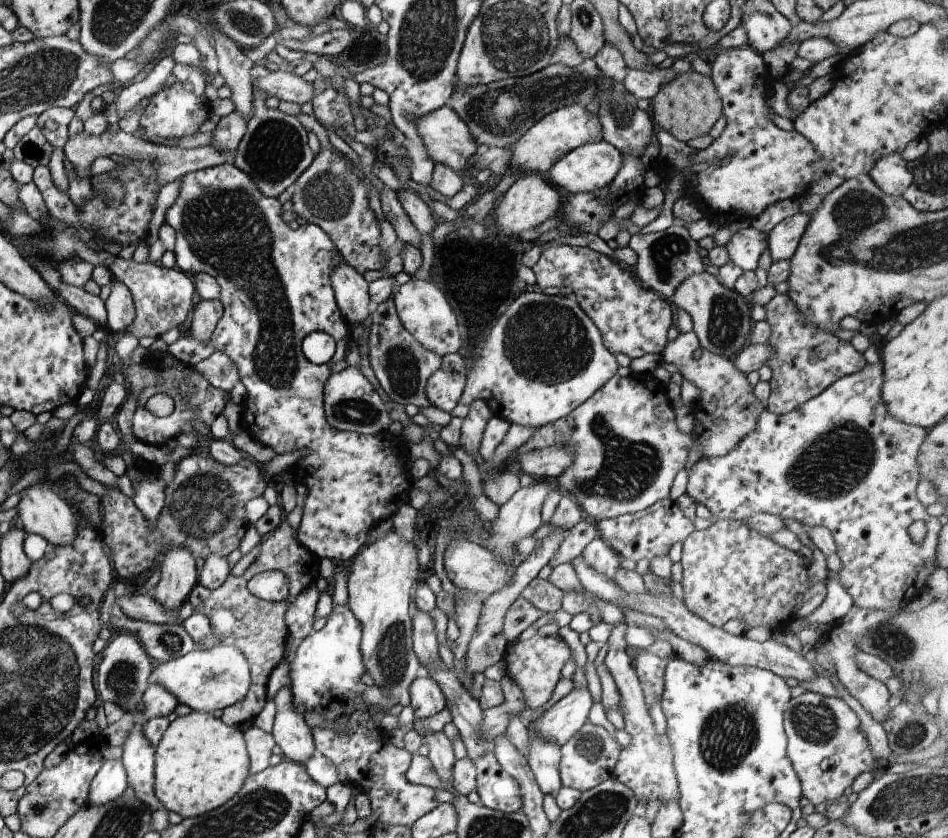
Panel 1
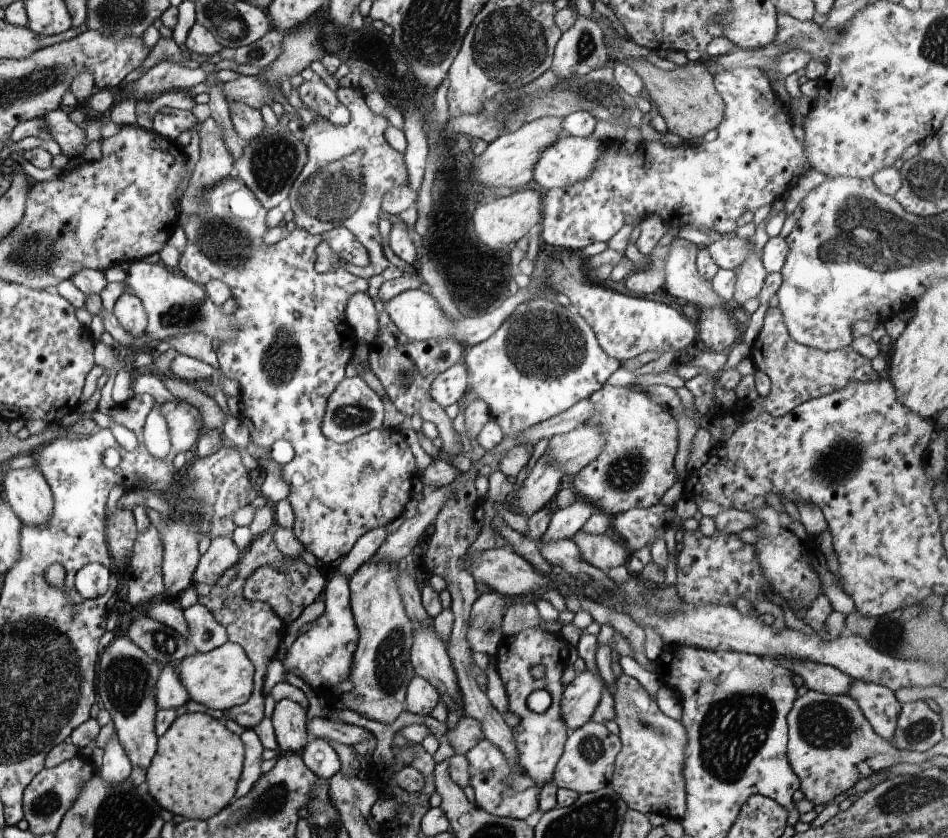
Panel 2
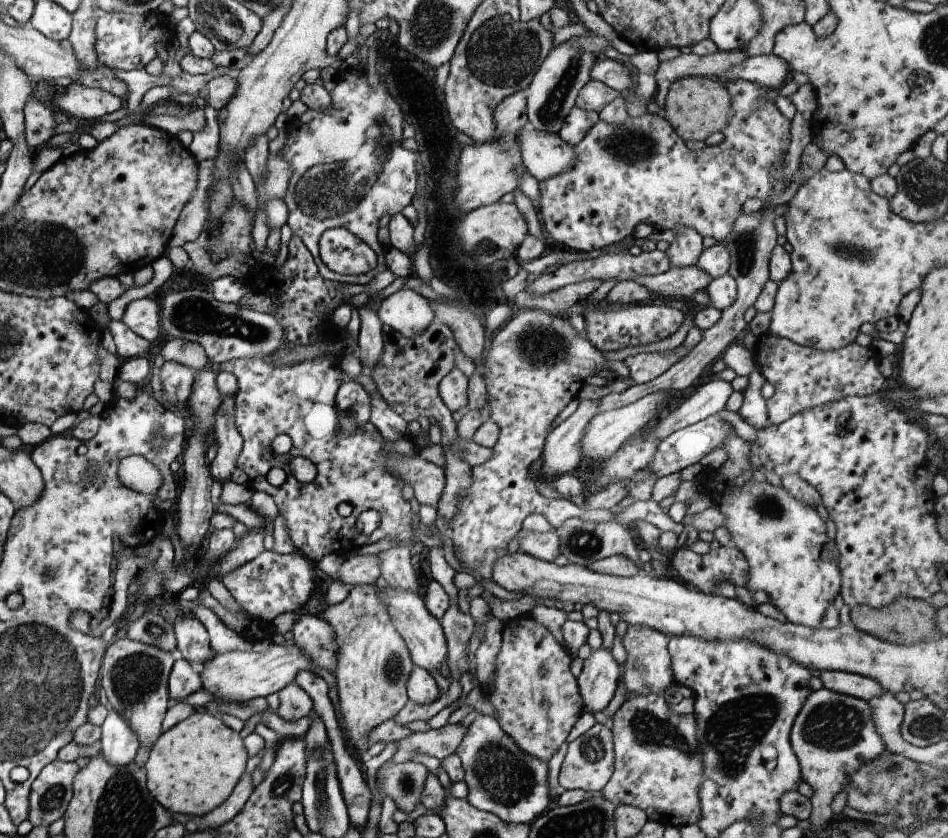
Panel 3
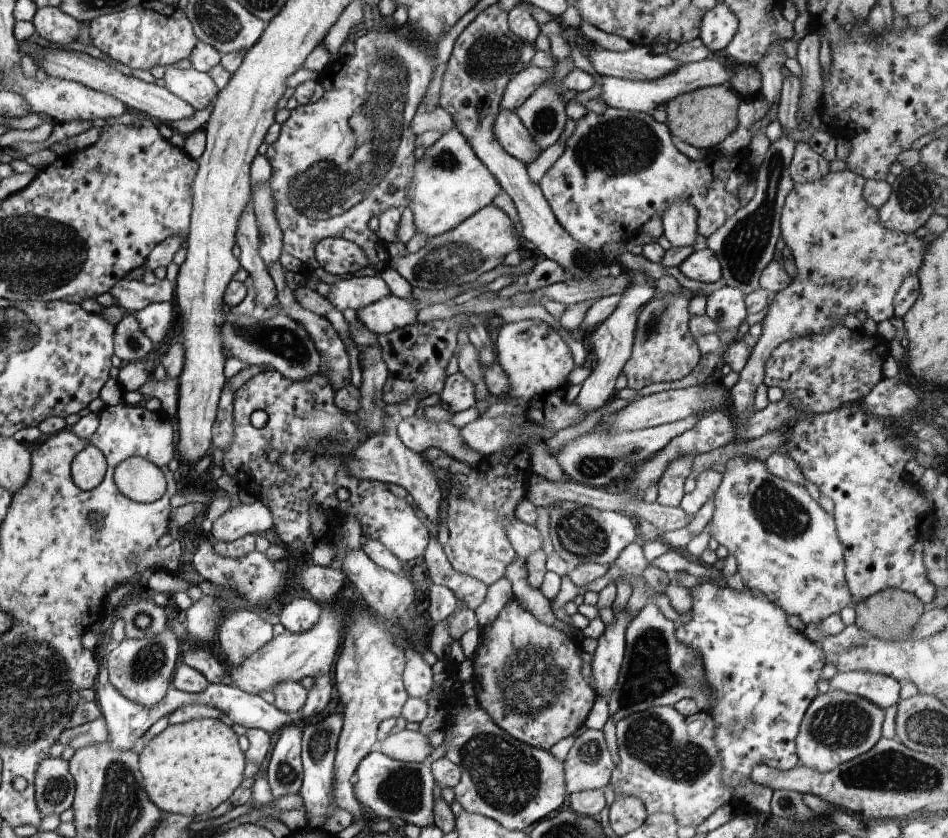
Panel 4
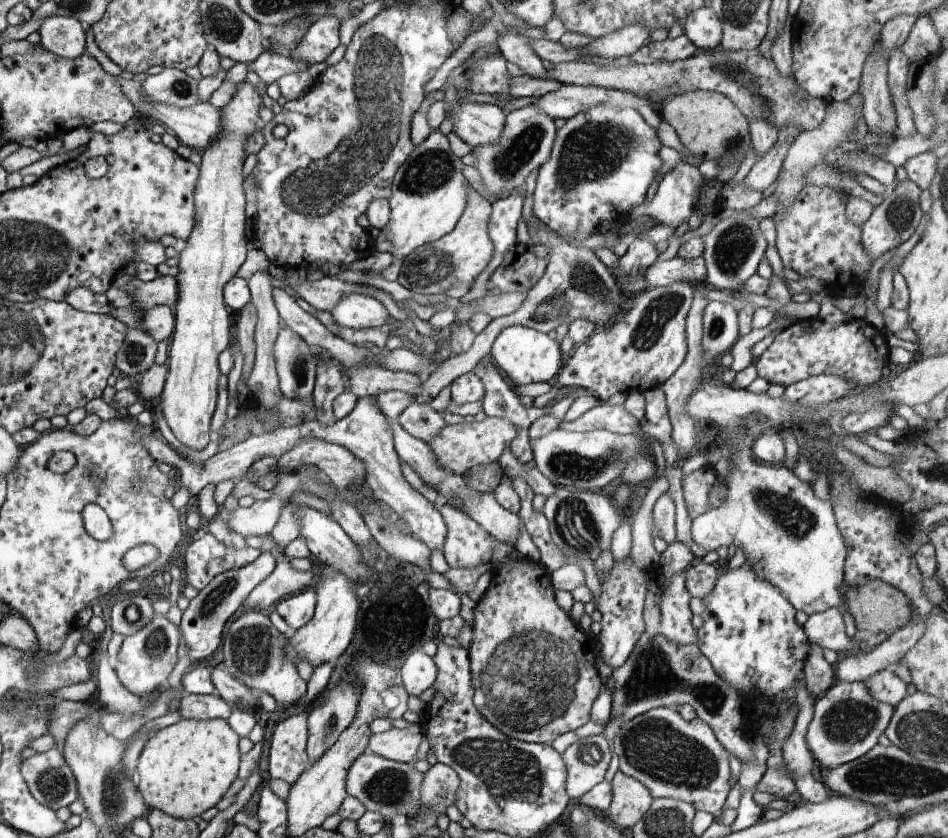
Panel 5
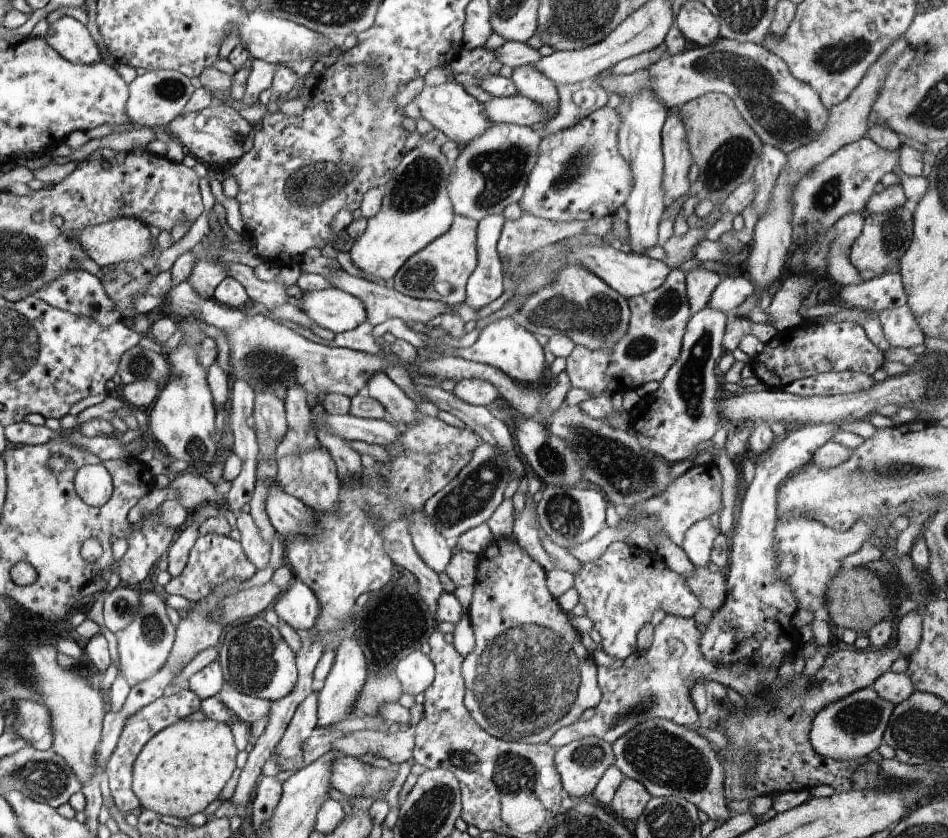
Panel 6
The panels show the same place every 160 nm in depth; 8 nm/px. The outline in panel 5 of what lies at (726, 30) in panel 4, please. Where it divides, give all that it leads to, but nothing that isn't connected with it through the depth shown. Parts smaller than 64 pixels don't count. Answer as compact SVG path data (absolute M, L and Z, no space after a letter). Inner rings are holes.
M708 5L688 13L683 30L698 50L720 47L723 37L722 21Z

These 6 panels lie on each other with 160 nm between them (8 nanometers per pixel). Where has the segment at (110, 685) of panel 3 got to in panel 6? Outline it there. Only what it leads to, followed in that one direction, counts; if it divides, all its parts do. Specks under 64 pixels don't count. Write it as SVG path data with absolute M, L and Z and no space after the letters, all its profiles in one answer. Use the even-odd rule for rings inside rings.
M147 592L140 594L140 608L136 618L115 634L120 655L119 670L126 681L134 686L153 677L165 666L177 636L177 628L168 618L164 600L154 592Z

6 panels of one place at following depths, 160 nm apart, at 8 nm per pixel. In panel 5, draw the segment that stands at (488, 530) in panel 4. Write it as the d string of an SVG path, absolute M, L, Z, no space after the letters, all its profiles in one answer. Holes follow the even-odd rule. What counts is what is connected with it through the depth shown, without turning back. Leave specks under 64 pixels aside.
M443 509L447 533L443 554L449 568L476 568L493 563L495 539L466 512Z

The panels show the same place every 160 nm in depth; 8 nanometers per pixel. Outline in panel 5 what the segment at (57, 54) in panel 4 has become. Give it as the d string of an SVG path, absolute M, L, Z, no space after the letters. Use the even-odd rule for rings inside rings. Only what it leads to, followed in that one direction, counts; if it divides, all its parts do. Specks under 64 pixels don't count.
M118 77L122 90L130 100L136 109L141 112L144 116L152 116L154 120L160 120L163 122L163 126L166 130L174 136L180 144L184 144L196 149L198 152L202 151L219 135L221 129L221 110L214 108L210 103L198 103L191 107L178 108L174 105L167 105L164 103L149 103L145 99L145 94L142 92L142 85L138 81L133 79L126 80Z

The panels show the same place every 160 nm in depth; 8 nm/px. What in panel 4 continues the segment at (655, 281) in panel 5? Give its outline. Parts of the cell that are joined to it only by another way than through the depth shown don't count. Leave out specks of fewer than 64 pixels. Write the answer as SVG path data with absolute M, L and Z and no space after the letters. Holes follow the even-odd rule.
M708 248L695 251L678 267L682 276L712 284L720 280L721 266L716 255Z

